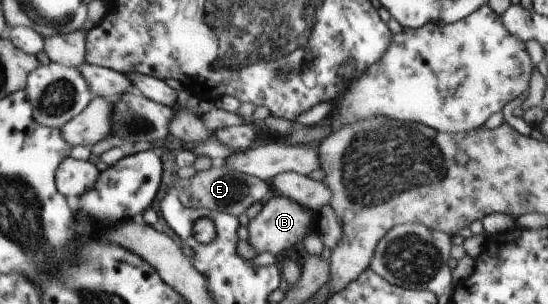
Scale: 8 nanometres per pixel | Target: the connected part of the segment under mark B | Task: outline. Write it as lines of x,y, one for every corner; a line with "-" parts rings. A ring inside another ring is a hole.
271,192
263,201
259,214
248,220
247,244
255,250
255,254
269,252
274,257
287,248
294,246
296,243
302,243
306,240
313,230
314,212
311,212
301,203
295,202
294,199
287,198
286,195

